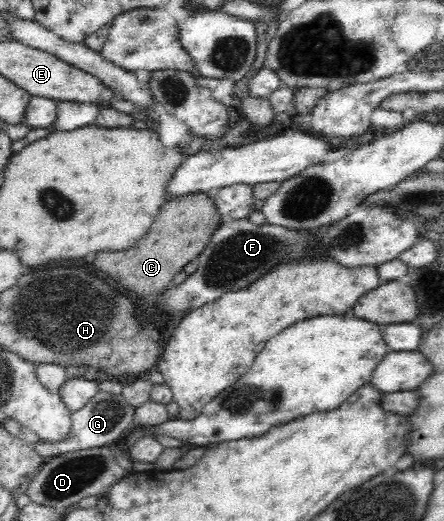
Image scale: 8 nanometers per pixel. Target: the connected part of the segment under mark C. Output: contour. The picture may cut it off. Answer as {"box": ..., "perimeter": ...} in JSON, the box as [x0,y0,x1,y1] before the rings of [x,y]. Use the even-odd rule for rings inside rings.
{"box":[93,193,223,296],"perimeter":[[[191,193],[183,197],[168,198],[162,206],[158,219],[141,240],[129,250],[119,252],[101,252],[93,262],[99,270],[109,274],[119,286],[127,292],[139,296],[154,295],[163,292],[173,284],[173,276],[191,262],[196,262],[223,218],[218,213],[212,194]]]}

